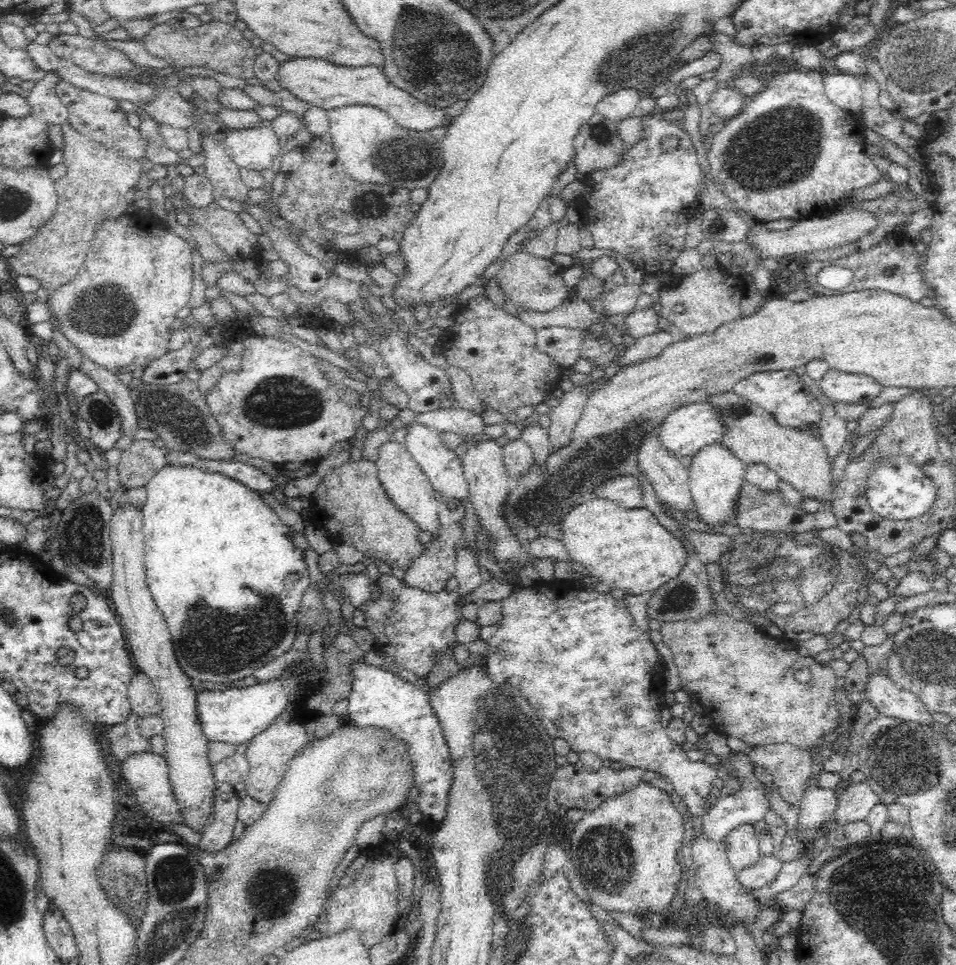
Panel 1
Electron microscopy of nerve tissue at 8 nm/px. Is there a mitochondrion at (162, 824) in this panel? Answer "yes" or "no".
no

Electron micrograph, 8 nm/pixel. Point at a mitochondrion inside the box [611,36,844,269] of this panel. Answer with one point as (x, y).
(780, 149)

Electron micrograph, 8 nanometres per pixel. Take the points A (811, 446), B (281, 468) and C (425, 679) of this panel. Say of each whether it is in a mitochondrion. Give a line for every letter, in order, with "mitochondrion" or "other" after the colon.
A: other
B: other
C: other

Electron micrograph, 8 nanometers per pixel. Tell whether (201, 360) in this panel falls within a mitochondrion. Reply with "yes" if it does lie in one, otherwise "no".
no

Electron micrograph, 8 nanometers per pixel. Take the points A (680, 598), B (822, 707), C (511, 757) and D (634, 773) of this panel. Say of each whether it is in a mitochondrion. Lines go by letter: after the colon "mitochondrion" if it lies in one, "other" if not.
A: mitochondrion
B: other
C: mitochondrion
D: other

